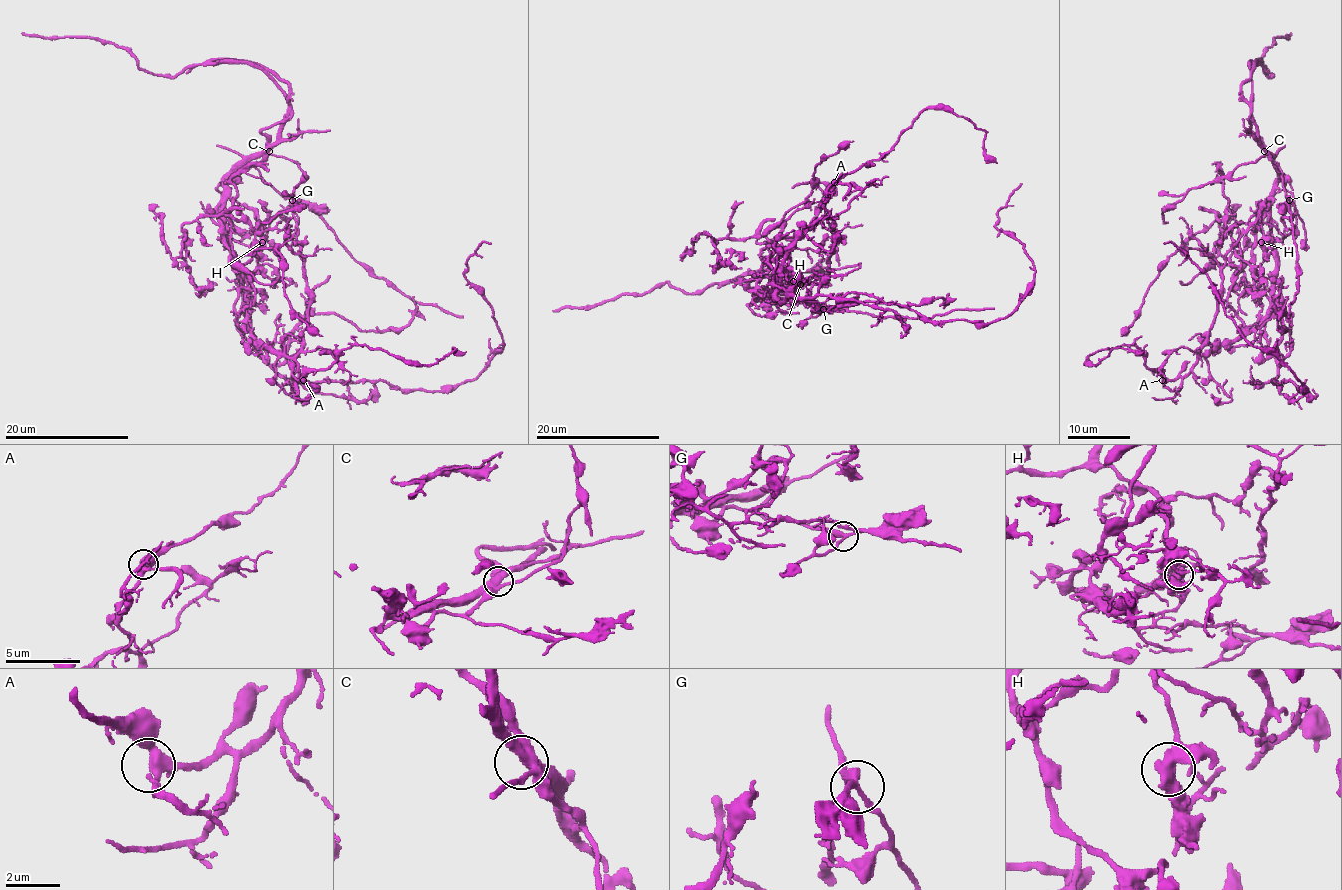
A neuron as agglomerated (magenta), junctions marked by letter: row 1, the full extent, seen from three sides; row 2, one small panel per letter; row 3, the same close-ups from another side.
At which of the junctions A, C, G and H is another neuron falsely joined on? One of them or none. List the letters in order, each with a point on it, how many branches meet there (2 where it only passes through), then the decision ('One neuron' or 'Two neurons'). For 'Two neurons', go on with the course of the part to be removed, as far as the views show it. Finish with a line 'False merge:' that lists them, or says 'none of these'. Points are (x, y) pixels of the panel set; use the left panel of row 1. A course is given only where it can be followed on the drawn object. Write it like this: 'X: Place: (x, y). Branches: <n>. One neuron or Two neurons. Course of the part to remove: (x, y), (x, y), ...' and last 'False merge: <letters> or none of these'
A: Place: (303, 380). Branches: 3. One neuron
C: Place: (269, 151). Branches: 3. One neuron
G: Place: (292, 200). Branches: 3. One neuron
H: Place: (262, 242). Branches: 3. Two neurons. Course of the part to remove: (263, 241), (256, 215), (253, 229), (233, 217), (186, 221), (180, 255), (197, 294), (207, 290), (207, 279)
False merge: H

